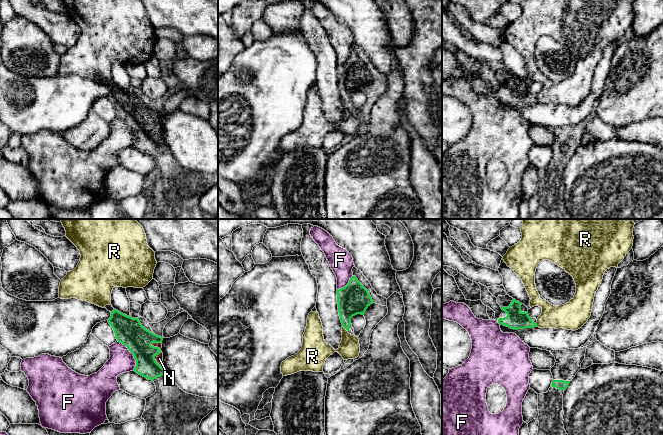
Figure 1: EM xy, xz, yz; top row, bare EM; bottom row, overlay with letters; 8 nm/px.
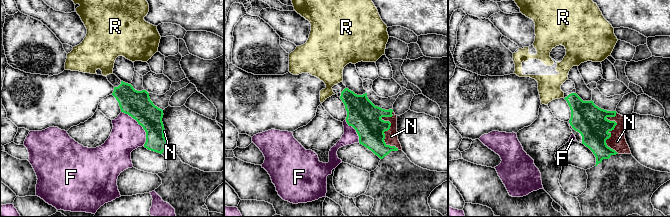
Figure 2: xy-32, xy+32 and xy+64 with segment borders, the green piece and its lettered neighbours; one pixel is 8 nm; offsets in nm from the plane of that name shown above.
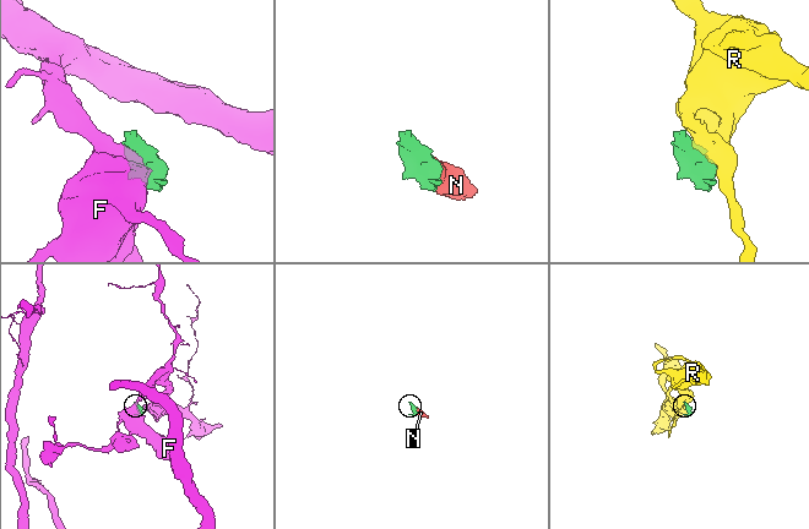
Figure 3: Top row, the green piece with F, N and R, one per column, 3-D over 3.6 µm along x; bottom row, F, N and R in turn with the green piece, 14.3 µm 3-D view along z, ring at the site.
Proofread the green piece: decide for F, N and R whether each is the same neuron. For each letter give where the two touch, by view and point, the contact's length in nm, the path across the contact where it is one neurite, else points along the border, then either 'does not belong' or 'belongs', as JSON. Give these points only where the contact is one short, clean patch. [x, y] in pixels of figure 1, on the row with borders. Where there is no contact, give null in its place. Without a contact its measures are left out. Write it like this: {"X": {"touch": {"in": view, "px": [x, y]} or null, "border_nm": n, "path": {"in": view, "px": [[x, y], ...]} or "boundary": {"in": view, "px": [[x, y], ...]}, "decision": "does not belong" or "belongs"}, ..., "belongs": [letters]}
{"F": {"touch": {"in": "xy", "px": [132, 353]}, "border_nm": 280, "decision": "does not belong"}, "N": {"touch": {"in": "xy", "px": [155, 360]}, "border_nm": 160, "decision": "belongs"}, "R": {"touch": {"in": "xz", "px": [345, 328]}, "border_nm": 60, "boundary": {"in": "xz", "px": [[342, 326], [347, 331]]}, "decision": "does not belong"}, "belongs": ["N"]}

